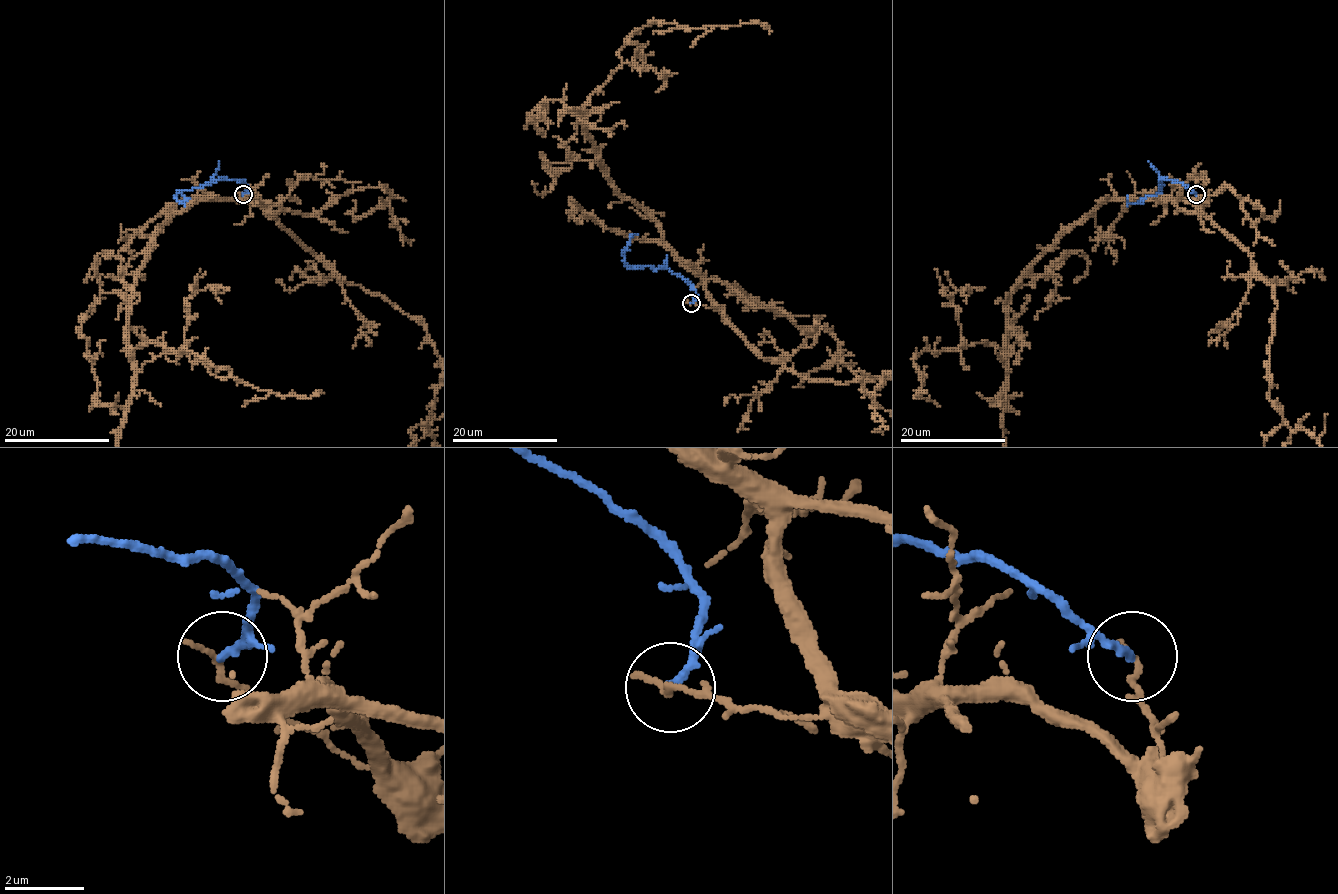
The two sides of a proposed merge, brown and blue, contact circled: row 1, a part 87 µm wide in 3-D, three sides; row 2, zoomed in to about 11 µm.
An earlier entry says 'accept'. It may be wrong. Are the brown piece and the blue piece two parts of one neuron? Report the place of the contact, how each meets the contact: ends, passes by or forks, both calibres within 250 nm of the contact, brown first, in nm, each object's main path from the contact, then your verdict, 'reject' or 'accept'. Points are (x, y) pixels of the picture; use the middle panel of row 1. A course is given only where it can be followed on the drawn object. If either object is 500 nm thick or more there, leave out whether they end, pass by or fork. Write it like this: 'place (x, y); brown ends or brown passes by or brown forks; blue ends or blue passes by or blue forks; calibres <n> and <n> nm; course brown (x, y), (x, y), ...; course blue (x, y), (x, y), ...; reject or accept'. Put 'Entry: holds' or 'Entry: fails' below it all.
place (691, 303); brown ends; blue ends; calibres 180 and 200 nm; course blue (691, 303), (695, 290), (663, 266), (628, 266), (622, 253), (633, 235), (630, 235); reject
Entry: fails

